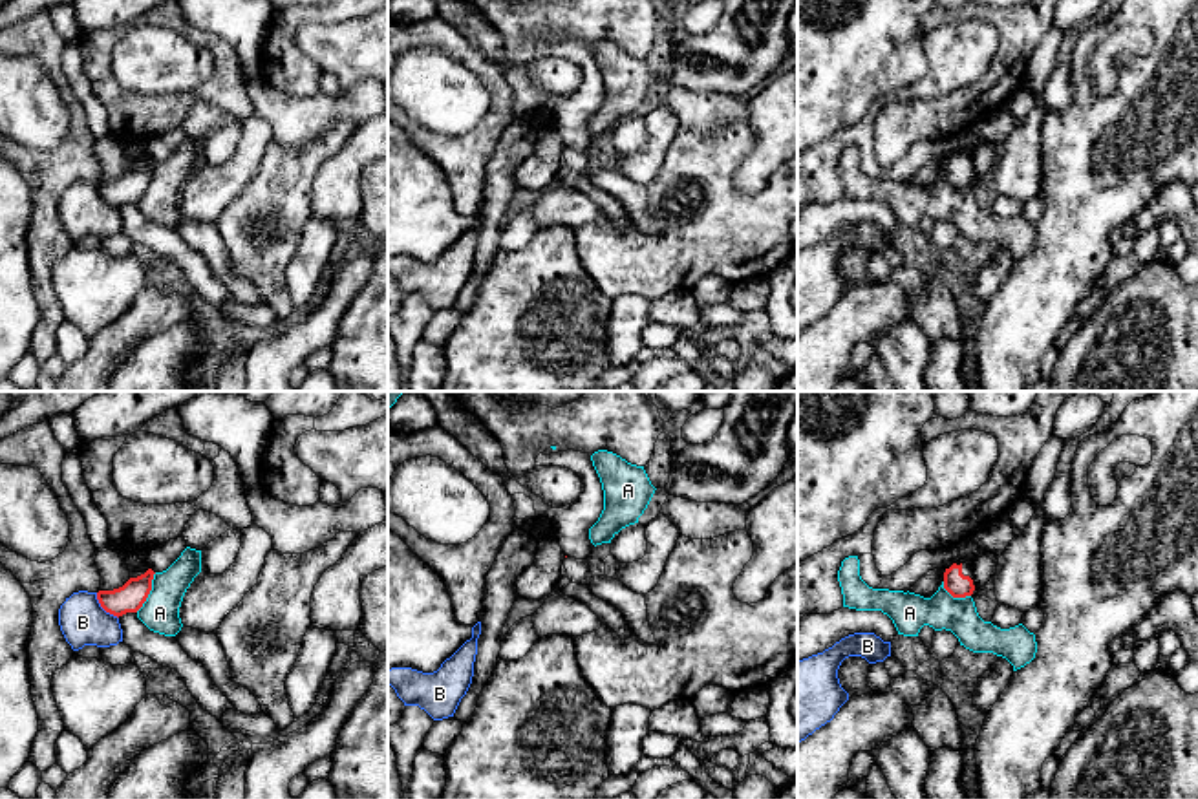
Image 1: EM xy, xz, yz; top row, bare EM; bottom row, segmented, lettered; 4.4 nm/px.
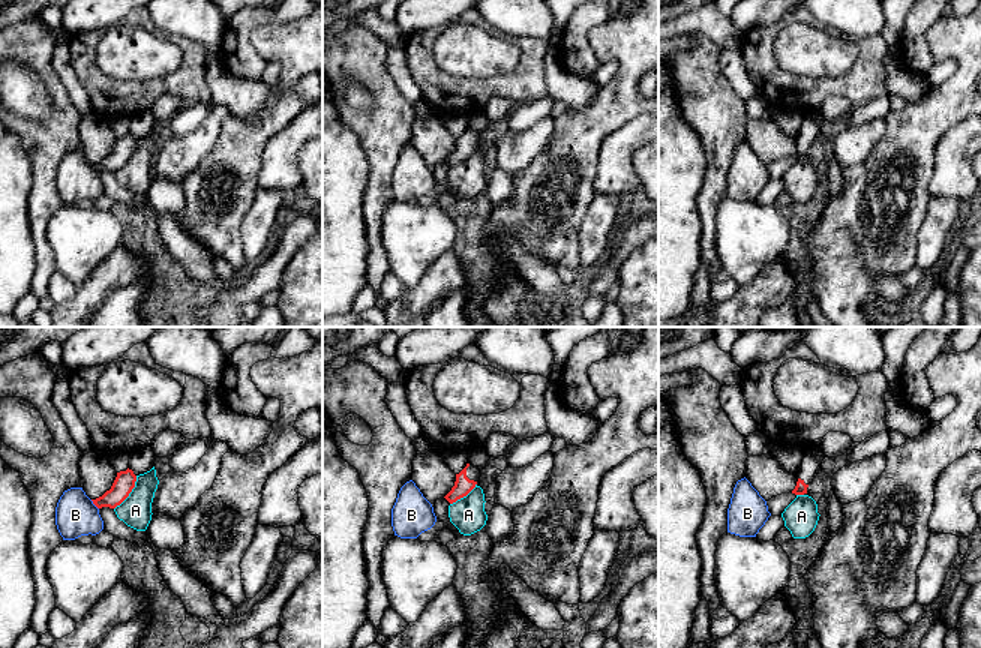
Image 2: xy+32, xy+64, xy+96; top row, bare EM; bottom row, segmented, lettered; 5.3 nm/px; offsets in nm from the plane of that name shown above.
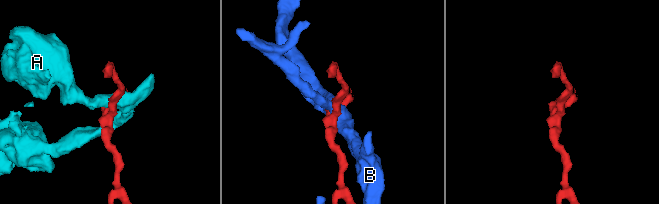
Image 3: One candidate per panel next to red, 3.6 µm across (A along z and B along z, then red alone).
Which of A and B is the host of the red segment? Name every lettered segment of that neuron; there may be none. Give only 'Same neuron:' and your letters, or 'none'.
Same neuron: none

